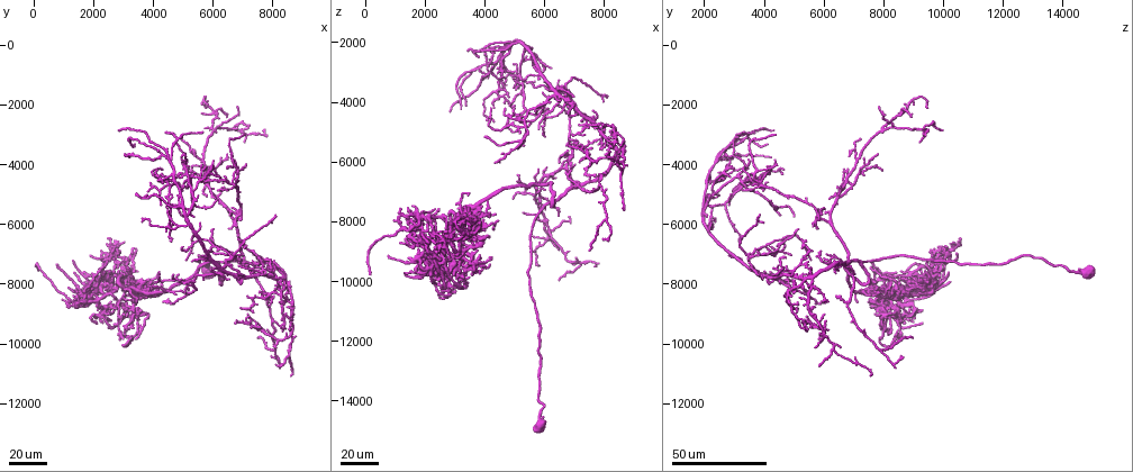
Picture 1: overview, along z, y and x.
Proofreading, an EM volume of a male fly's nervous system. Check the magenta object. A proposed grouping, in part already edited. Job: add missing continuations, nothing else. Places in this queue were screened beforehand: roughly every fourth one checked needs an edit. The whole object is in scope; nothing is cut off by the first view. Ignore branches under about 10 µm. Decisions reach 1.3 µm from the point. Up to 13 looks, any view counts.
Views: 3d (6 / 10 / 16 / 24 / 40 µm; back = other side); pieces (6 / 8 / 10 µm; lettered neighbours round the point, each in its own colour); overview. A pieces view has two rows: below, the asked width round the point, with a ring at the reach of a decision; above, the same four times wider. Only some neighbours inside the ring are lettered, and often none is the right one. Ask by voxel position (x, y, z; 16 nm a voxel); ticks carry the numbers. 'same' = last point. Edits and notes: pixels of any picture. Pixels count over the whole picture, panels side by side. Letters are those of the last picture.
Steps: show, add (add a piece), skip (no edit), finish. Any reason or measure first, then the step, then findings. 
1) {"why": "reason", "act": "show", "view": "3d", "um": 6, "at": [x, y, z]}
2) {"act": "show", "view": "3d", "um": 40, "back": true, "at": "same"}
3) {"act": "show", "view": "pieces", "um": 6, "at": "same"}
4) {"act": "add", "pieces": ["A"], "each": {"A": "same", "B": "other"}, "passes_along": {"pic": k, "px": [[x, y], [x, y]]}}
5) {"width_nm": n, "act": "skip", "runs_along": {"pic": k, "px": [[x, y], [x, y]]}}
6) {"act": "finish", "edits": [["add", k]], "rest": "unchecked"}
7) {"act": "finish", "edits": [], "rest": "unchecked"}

{"why": "end of a long branch", "act": "show", "view": "3d", "um": 40, "at": [2900, 6900, 10500]}

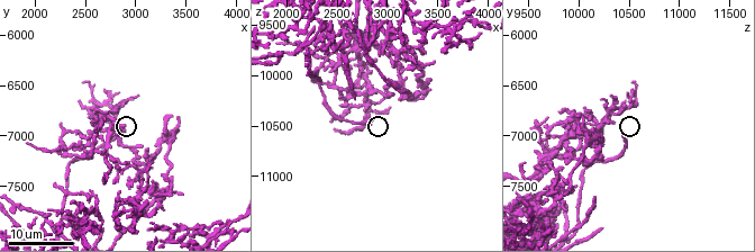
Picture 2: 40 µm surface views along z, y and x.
{"act": "show", "view": "pieces", "um": 6, "at": [2860, 6980, 10440]}

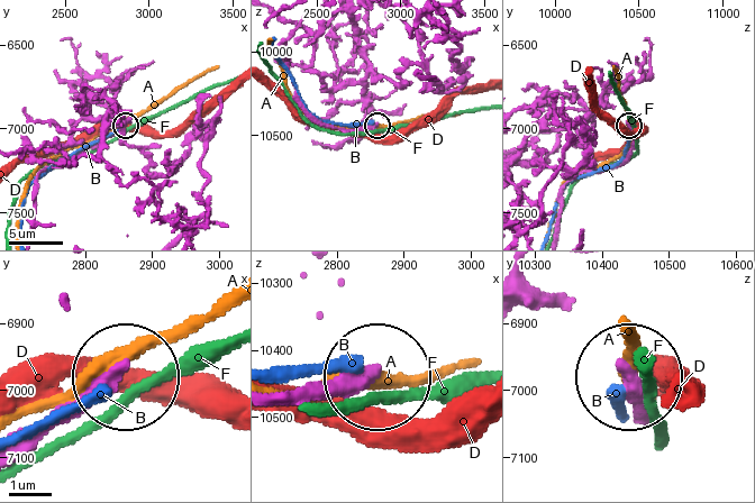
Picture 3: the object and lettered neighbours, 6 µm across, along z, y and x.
{"width_nm": 290, "act": "skip", "each": {"A": "other", "B": "other", "D": "other", "F": "other"}, "found": "no lettered piece goes on from it"}

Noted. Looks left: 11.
{"why": "free end", "act": "show", "view": "3d", "um": 16, "at": [3260, 7740, 9880]}

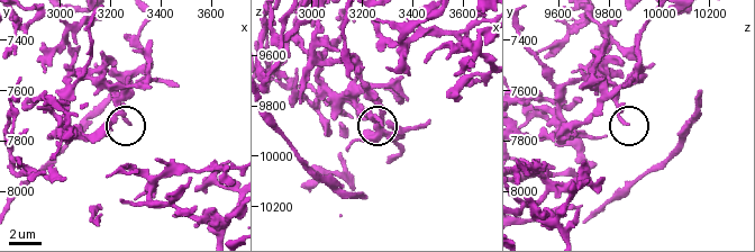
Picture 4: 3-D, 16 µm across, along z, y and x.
{"act": "show", "view": "pieces", "um": 10, "at": [3280, 7740, 9880]}

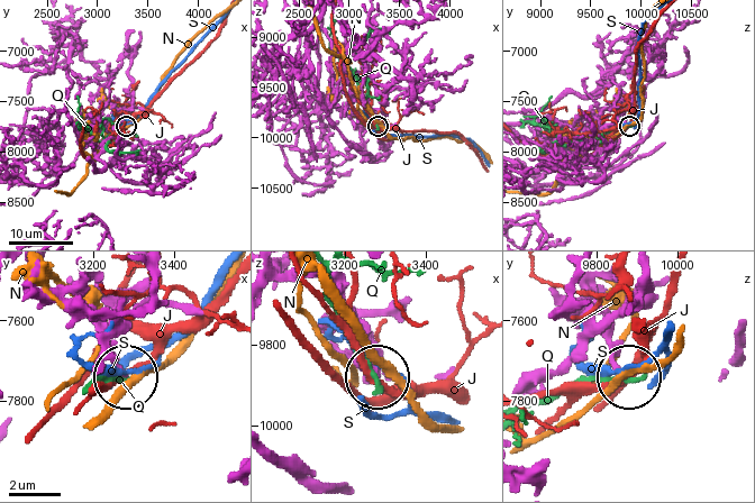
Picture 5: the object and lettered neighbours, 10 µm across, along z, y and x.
{"act": "skip", "each": {"J": "other", "N": "other", "Q": "other", "S": "other"}, "found": "none of them fits"}

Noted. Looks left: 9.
{"why": "end of a long branch", "act": "show", "view": "3d", "um": 40, "at": [2500, 7600, 8600]}

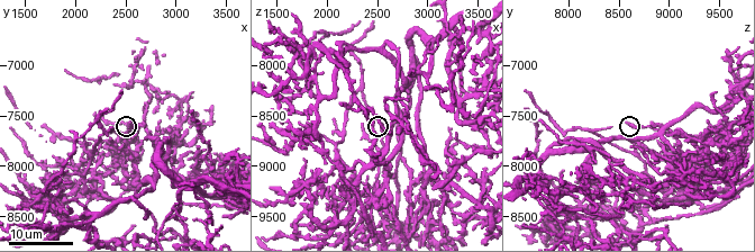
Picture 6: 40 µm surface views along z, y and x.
{"act": "show", "view": "pieces", "um": 6, "at": [2560, 7560, 8580]}

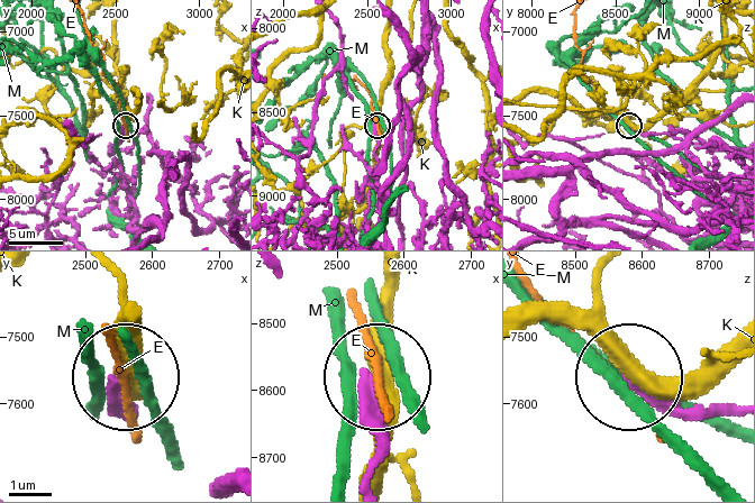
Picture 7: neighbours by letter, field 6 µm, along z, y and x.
{"act": "skip", "each": {"E": "other", "K": "other", "M": "other"}, "runs_along": {"pic": 7, "px": [[730, 412], [678, 412], [637, 383]]}, "found": "no lettered piece goes on from it"}

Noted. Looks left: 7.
{"why": "an open end", "act": "show", "view": "3d", "um": 24, "at": [2100, 9300, 8700]}

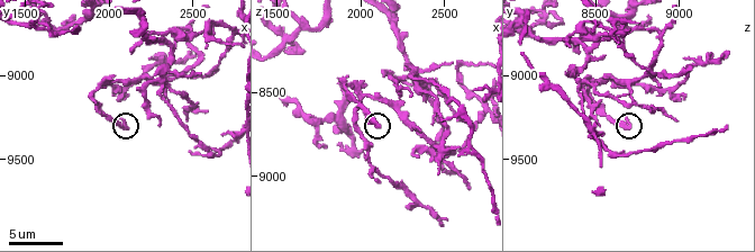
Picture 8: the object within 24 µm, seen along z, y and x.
{"act": "show", "view": "pieces", "um": 6, "at": [2100, 9320, 8700]}

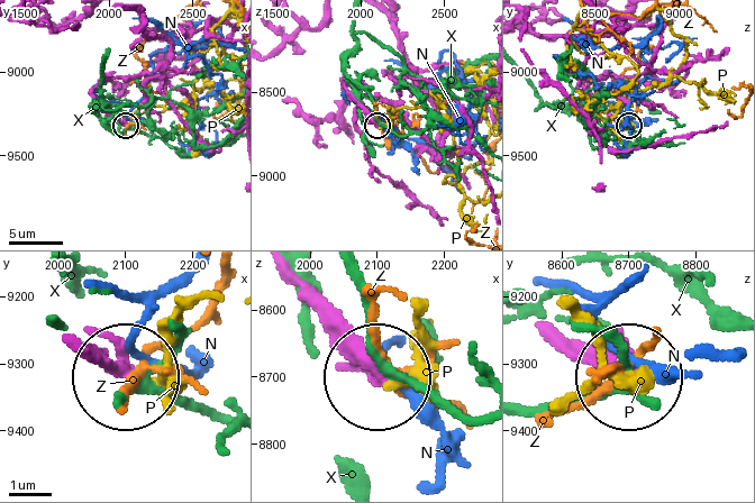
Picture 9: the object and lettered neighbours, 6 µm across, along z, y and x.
{"width_nm": 320, "act": "skip", "each": {"N": "other", "P": "other", "X": "other", "Z": "other"}, "runs_along": {"pic": 9, "px": [[297, 291], [372, 373]]}, "found": "none of them fits"}

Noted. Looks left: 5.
{"why": "free end", "act": "show", "view": "pieces", "um": 8, "at": [2120, 8860, 8400]}

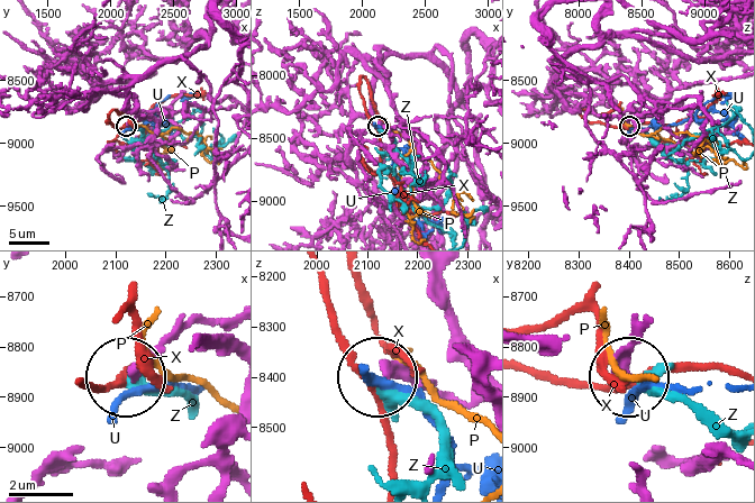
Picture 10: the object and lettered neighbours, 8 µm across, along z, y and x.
{"act": "skip", "each": {"P": "other", "U": "other", "X": "other", "Z": "other"}, "runs_along": {"pic": 10, "px": [[227, 320], [187, 323], [133, 374]]}, "found": "none of them fits"}

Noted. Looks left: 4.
{"why": "tapers out", "act": "show", "view": "3d", "um": 40, "at": [3100, 8100, 7500]}

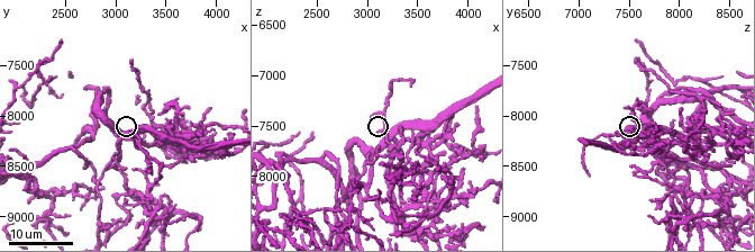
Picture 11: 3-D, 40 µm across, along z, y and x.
{"act": "show", "view": "pieces", "um": 6, "at": [3040, 8200, 7420]}

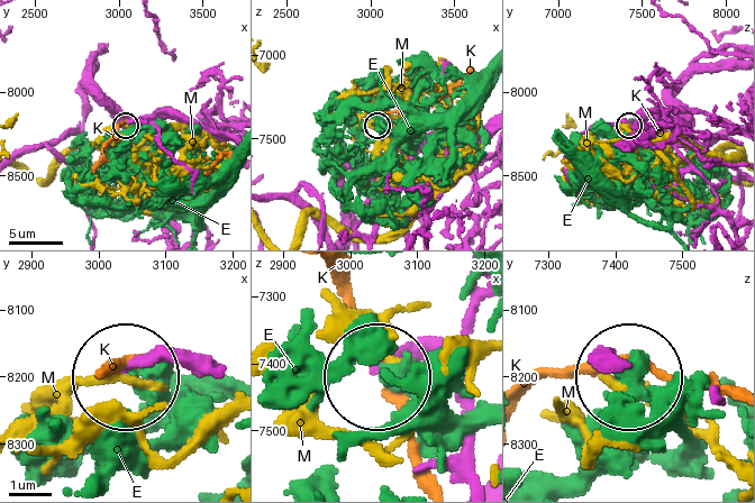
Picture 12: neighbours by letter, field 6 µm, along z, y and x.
{"act": "skip", "each": {"E": "other", "K": "other", "M": "other"}, "runs_along": {"pic": 12, "px": [[224, 383], [170, 358], [130, 365]]}, "found": "no lettered piece goes on from it"}

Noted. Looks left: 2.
{"act": "finish", "edits": [], "rest": "unchecked"}

